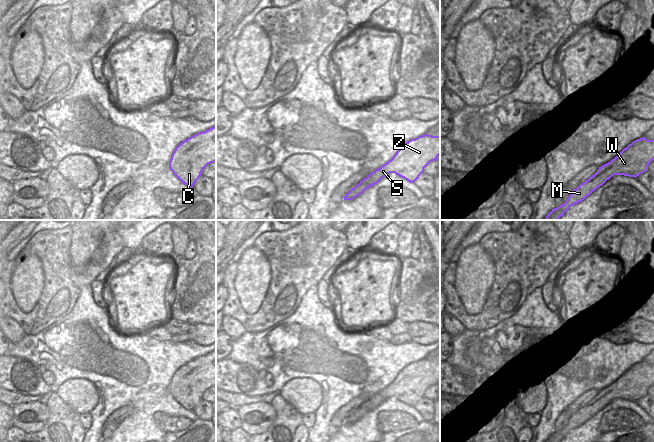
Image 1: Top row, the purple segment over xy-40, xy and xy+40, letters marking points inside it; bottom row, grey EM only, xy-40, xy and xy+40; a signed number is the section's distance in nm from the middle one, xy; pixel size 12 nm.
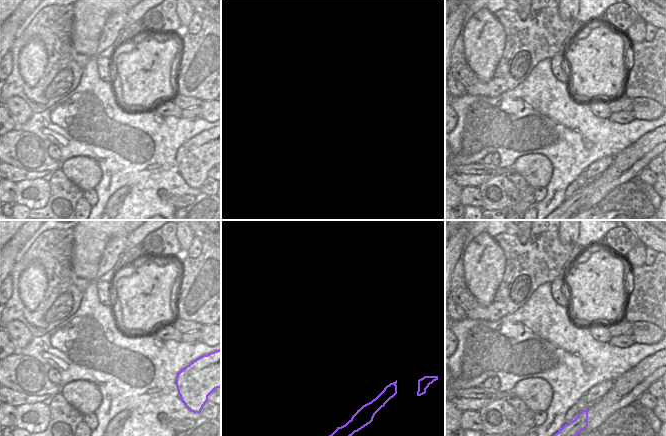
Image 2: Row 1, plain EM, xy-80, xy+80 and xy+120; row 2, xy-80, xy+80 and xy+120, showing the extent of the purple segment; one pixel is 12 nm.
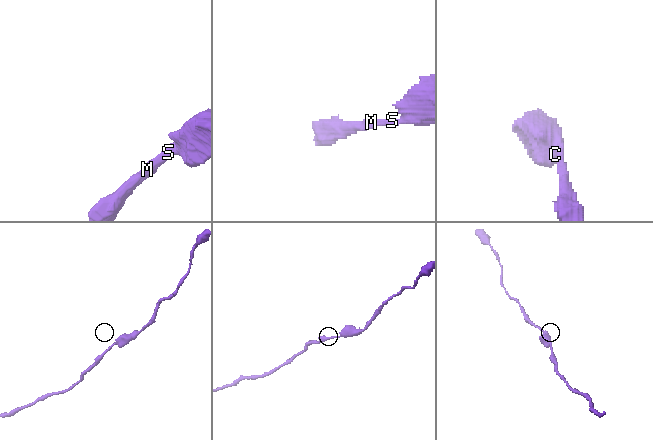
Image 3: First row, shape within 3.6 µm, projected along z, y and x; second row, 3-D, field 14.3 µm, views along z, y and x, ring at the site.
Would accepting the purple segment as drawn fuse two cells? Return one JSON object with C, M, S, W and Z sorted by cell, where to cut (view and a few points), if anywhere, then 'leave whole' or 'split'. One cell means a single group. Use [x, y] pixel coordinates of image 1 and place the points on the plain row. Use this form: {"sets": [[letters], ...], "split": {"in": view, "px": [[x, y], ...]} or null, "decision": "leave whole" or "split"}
{"sets": [["C", "M", "S", "W", "Z"]], "split": null, "decision": "leave whole"}

